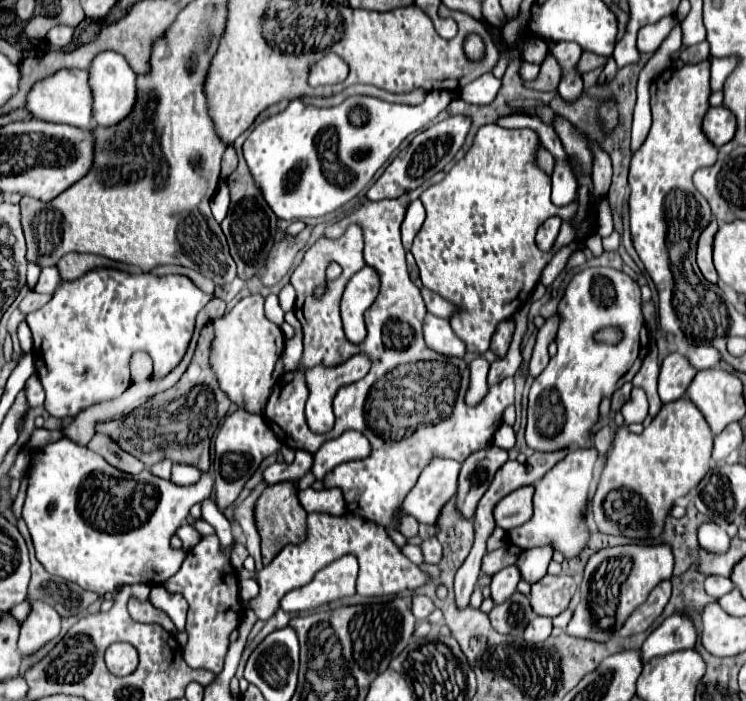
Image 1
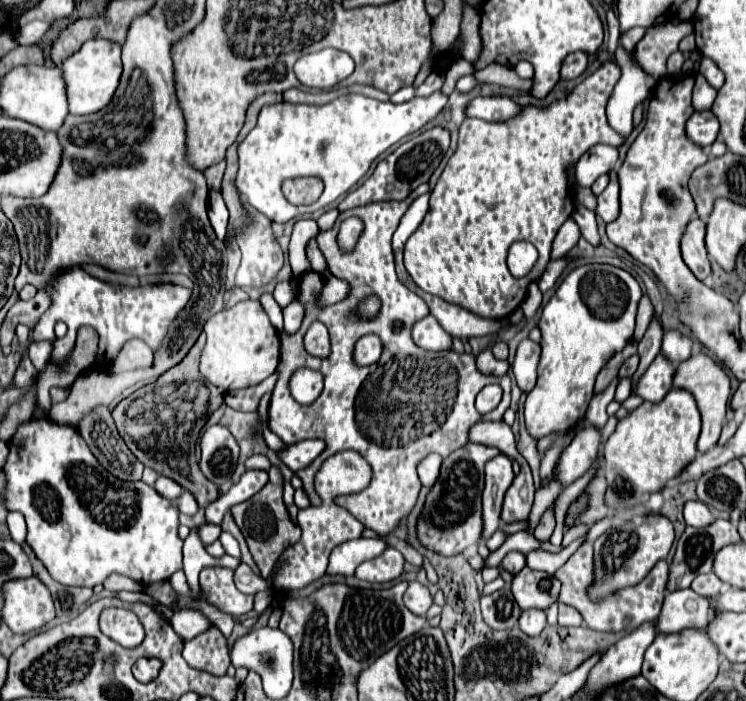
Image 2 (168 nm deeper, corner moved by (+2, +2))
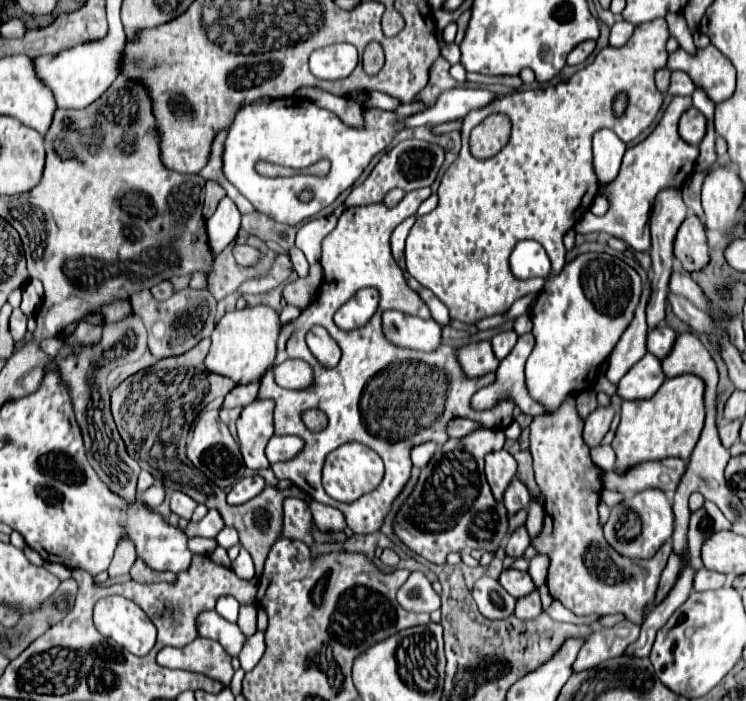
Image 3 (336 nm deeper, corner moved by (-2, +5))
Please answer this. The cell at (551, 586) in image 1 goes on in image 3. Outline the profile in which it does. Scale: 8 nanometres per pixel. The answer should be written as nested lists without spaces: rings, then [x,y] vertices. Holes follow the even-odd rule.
[[[503,569],[501,575],[499,575],[499,583],[515,599],[519,599],[519,597],[535,591],[535,585],[533,585],[533,579],[529,577],[529,573],[517,571],[517,569]]]

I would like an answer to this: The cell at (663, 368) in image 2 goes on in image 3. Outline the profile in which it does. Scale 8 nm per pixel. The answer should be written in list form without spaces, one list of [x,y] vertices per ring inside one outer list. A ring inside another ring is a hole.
[[[647,353],[621,381],[617,383],[617,395],[621,399],[649,399],[657,393],[657,389],[663,385],[665,375],[661,369],[661,361]]]

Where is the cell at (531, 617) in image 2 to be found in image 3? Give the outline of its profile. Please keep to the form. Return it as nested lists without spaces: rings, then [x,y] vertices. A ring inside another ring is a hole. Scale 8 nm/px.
[[[537,591],[517,599],[515,617],[519,617],[519,619],[535,619],[537,615],[541,615],[541,601],[539,601],[539,593]]]

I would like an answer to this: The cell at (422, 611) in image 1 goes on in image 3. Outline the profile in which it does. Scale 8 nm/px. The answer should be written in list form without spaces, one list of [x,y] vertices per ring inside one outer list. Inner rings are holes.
[[[413,571],[401,585],[397,591],[397,603],[411,613],[431,613],[441,607],[439,595],[433,591],[431,581],[421,571]]]

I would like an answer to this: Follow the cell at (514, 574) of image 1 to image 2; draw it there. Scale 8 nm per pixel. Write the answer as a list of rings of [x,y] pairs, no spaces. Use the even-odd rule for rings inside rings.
[[[509,552],[509,554],[503,558],[501,568],[507,570],[507,572],[511,572],[511,574],[521,572],[521,570],[525,568],[525,554],[521,554],[521,552]]]

